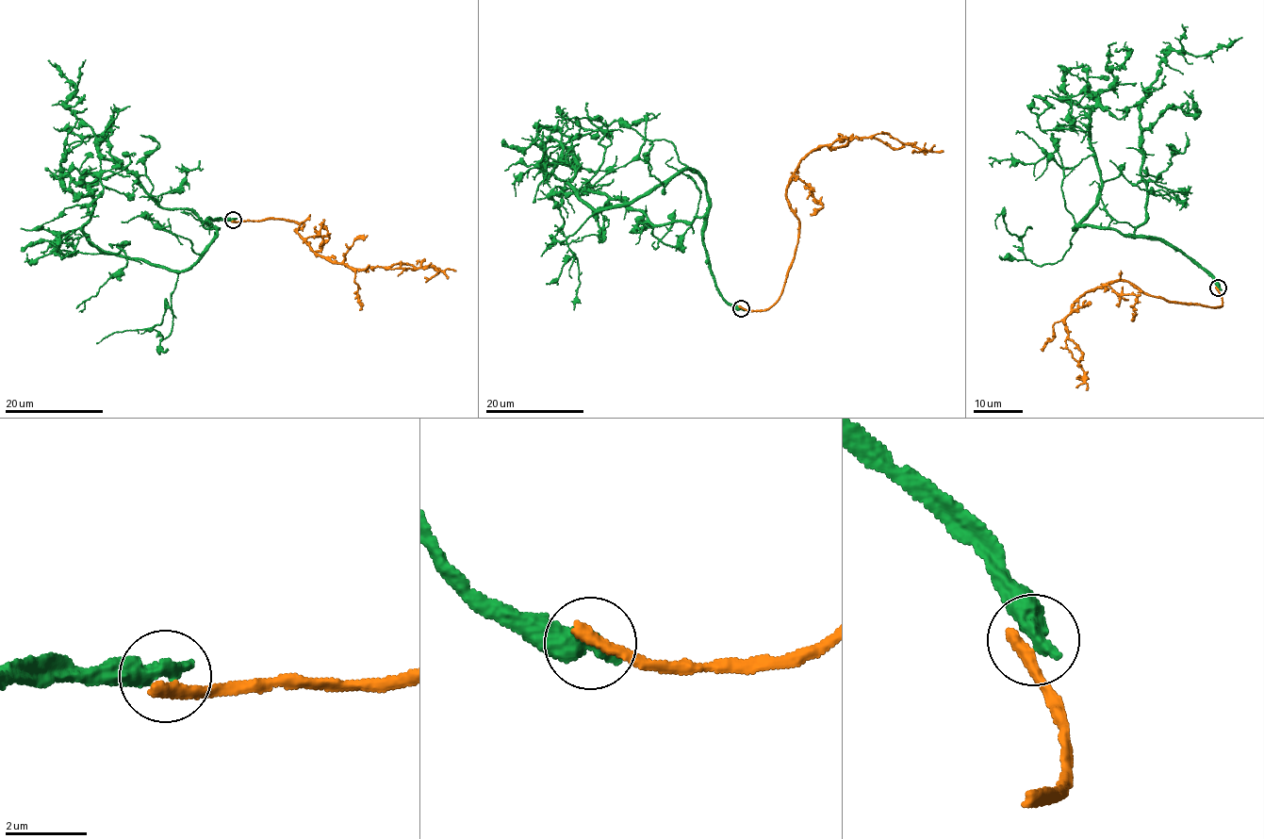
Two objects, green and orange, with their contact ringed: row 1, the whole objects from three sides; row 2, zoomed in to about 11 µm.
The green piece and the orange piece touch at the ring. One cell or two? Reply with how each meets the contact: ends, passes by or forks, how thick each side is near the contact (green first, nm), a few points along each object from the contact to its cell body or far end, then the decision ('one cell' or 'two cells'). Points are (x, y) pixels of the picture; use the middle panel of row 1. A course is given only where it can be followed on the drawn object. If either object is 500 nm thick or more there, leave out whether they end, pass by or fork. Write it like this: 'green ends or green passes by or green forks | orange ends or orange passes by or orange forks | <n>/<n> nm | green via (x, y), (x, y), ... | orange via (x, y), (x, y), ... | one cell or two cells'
600/360 nm | green via (740, 307), (713, 275), (697, 172), (592, 207), (576, 160), (545, 172), (556, 145) | orange via (740, 307), (766, 310), (780, 295), (799, 230), (786, 195), (806, 156), (842, 139), (890, 133), (943, 150) | two cells

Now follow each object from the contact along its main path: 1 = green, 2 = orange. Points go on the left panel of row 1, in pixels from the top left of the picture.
1: (233, 220), (207, 220), (218, 237), (179, 271), (101, 250), (84, 230), (93, 197), (61, 167), (78, 129)
2: (233, 220), (274, 218), (303, 223), (303, 229), (295, 230), (311, 250), (357, 269), (431, 267), (455, 271)

